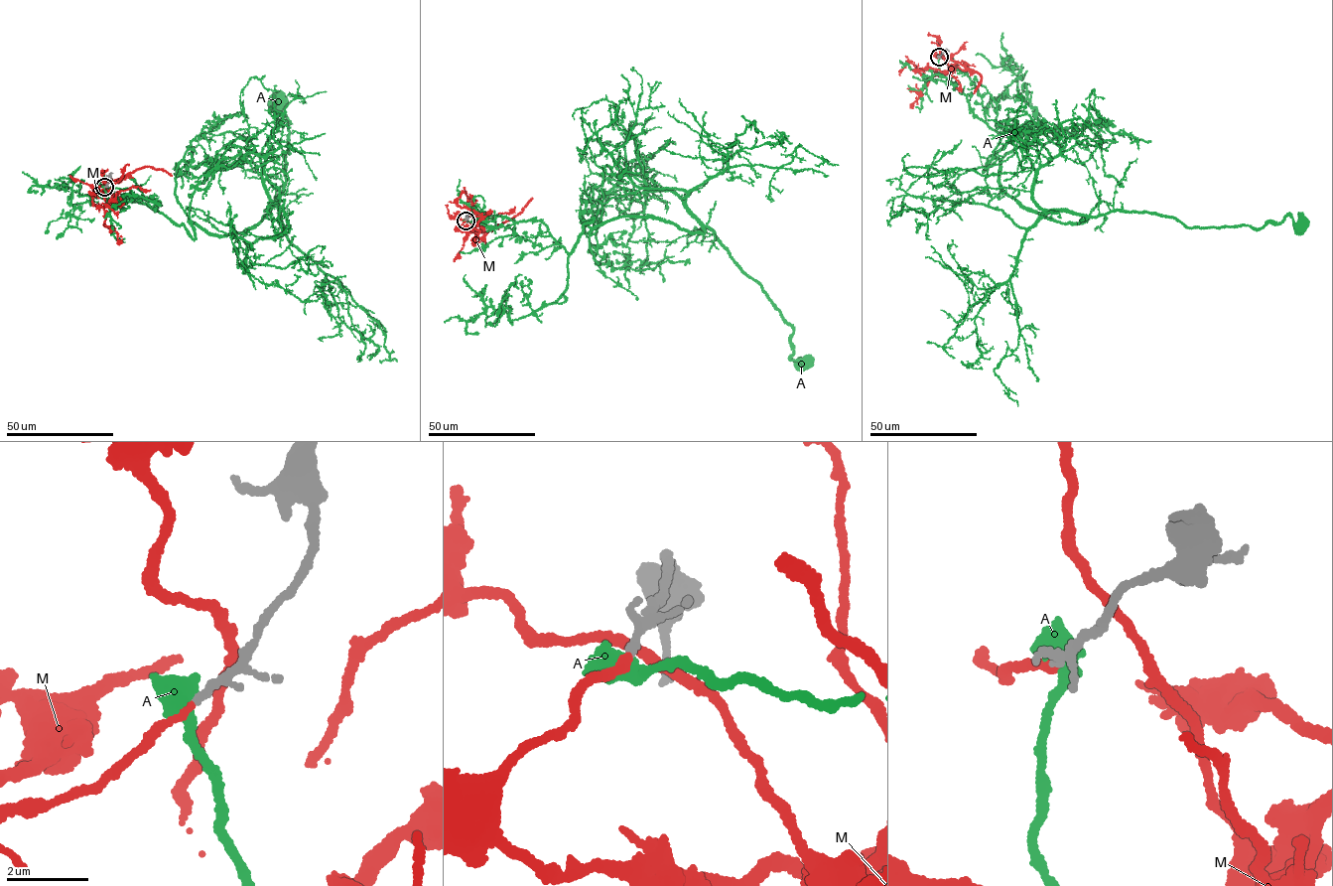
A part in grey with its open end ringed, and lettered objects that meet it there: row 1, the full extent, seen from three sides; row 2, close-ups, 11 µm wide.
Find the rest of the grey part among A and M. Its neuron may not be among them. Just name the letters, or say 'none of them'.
M

